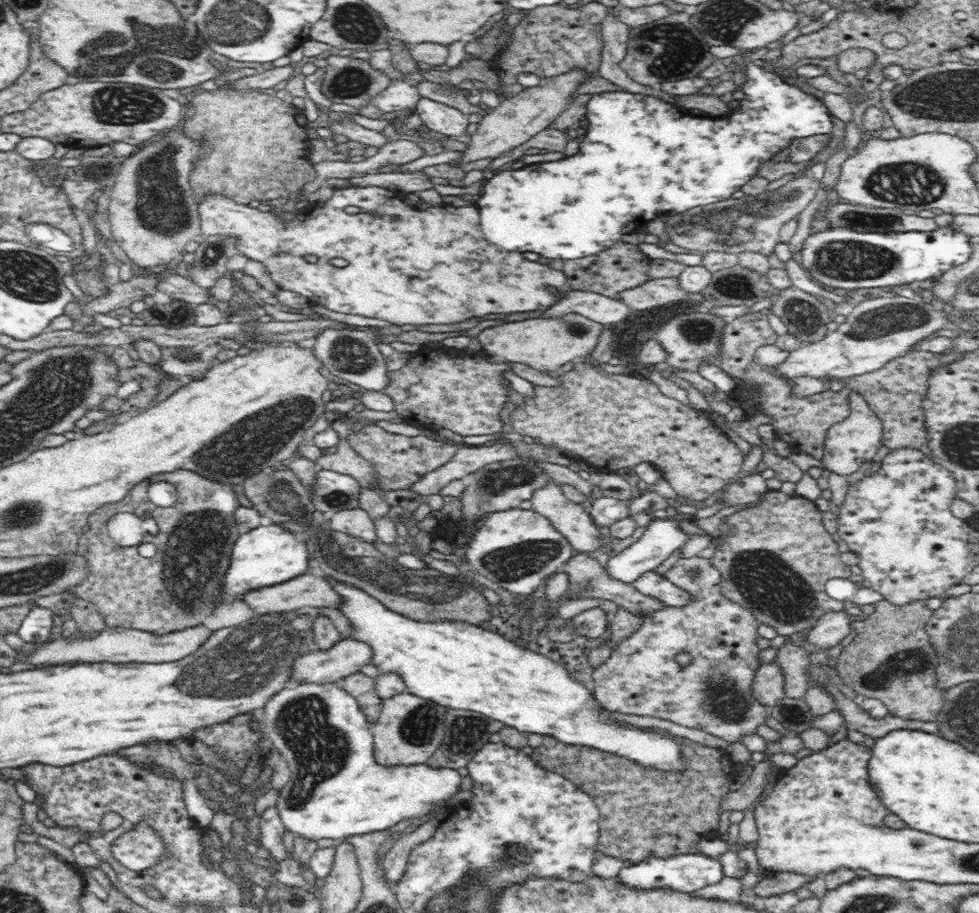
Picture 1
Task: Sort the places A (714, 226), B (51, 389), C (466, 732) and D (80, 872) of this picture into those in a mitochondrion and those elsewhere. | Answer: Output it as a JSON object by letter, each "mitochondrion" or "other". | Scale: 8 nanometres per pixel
{"A":"mitochondrion","B":"mitochondrion","C":"mitochondrion","D":"other"}

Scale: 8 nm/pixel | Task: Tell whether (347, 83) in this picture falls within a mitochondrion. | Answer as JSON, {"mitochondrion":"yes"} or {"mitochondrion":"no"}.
{"mitochondrion":"yes"}

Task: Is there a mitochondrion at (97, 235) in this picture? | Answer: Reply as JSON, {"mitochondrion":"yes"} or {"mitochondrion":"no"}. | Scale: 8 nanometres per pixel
{"mitochondrion":"no"}

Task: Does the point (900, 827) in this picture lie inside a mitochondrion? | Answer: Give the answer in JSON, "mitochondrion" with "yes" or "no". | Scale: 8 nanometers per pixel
{"mitochondrion":"no"}

